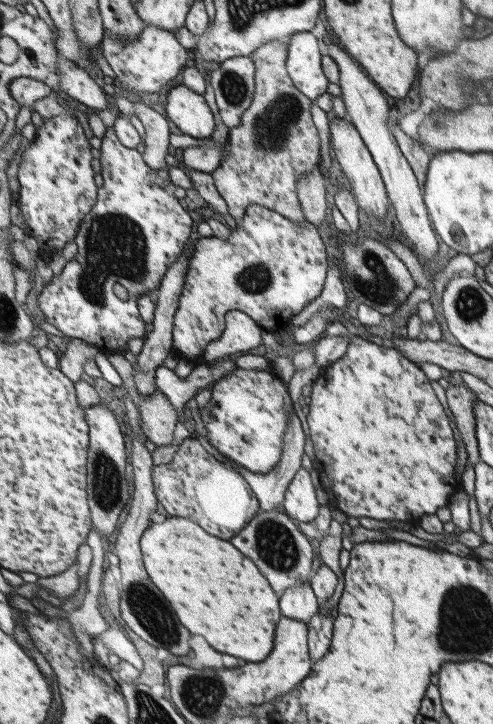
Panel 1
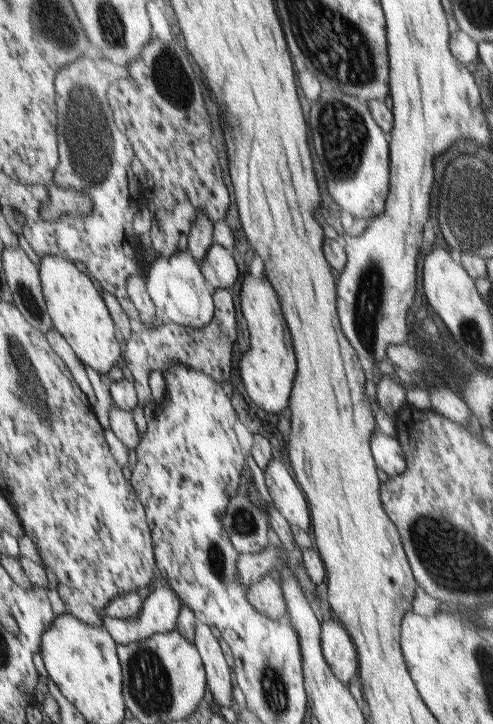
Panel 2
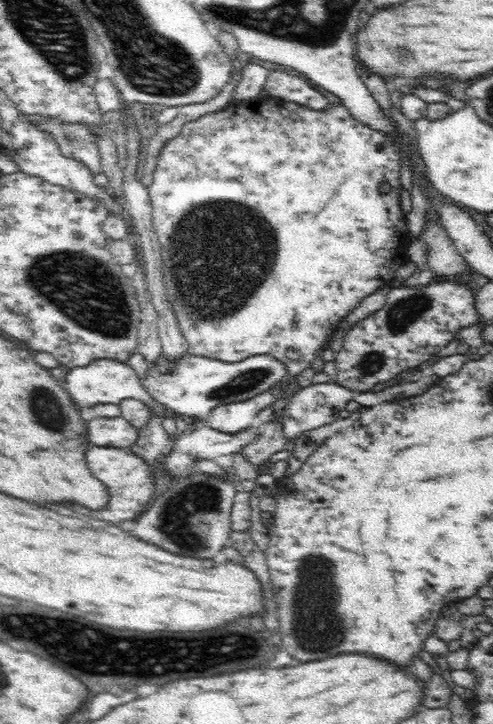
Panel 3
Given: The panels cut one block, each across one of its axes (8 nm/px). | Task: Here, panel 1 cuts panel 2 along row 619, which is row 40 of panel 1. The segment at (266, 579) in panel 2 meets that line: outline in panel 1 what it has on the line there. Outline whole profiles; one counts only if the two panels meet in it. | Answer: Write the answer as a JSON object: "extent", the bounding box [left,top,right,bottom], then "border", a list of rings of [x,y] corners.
{"extent":[211,39,320,223],"border":[[[274,39],[260,45],[259,50],[251,55],[251,59],[255,64],[255,94],[250,106],[242,113],[240,124],[228,130],[224,156],[218,168],[211,172],[214,184],[225,200],[230,216],[237,223],[242,223],[246,207],[250,205],[274,209],[288,219],[302,223],[306,221],[306,216],[300,210],[296,181],[300,175],[314,170],[314,166],[320,162],[320,138],[310,116],[310,104],[313,102],[310,102],[300,89],[292,86],[286,74],[287,44],[284,41]]]}

